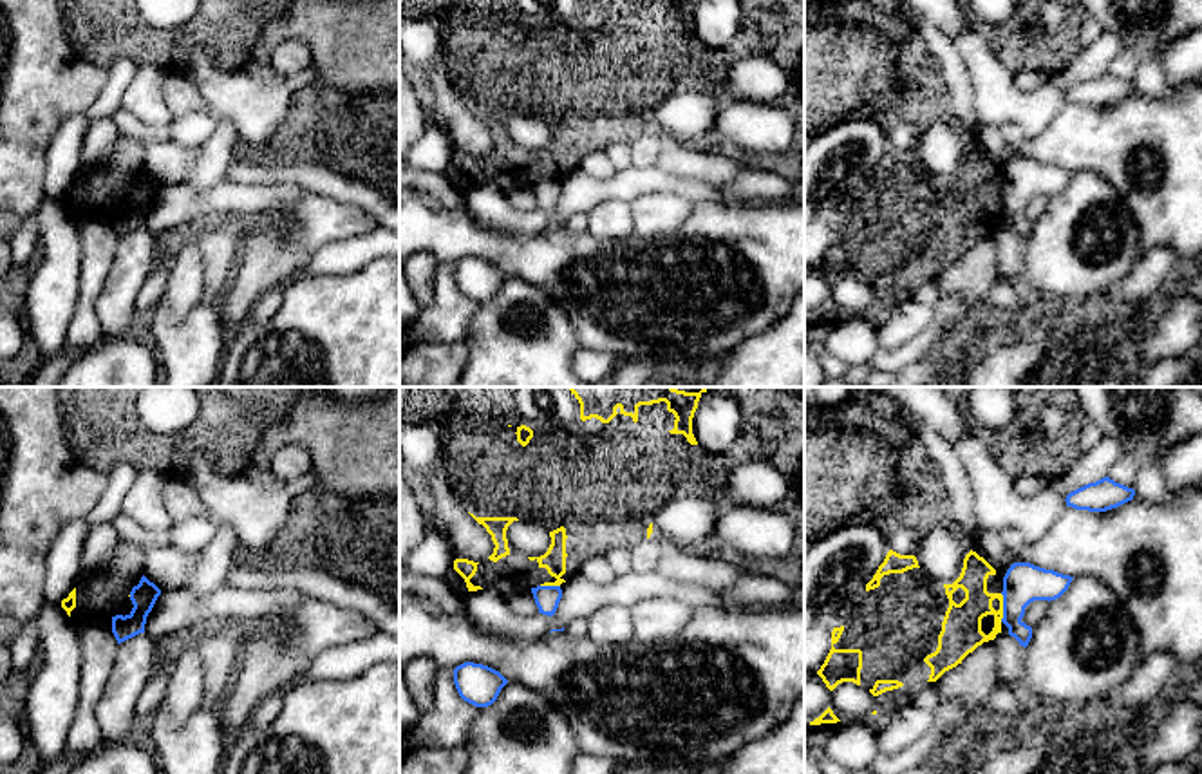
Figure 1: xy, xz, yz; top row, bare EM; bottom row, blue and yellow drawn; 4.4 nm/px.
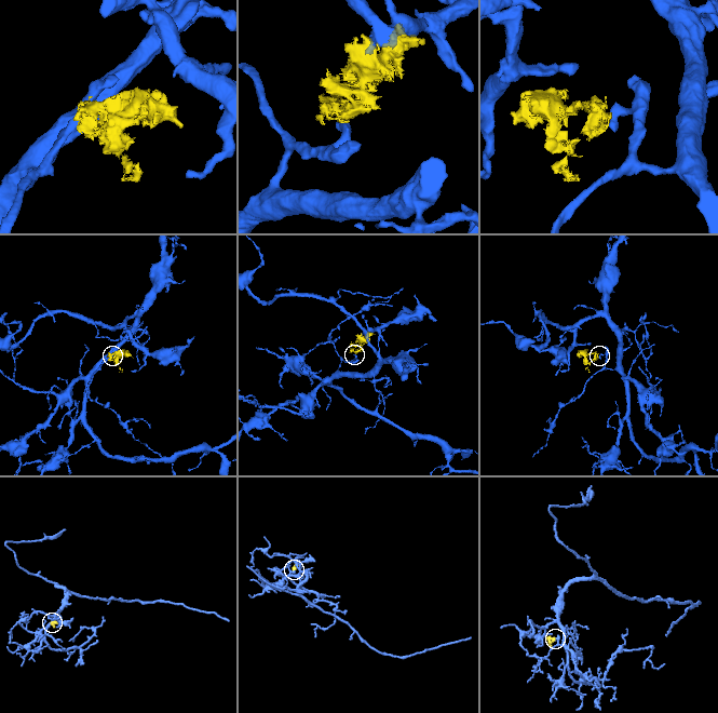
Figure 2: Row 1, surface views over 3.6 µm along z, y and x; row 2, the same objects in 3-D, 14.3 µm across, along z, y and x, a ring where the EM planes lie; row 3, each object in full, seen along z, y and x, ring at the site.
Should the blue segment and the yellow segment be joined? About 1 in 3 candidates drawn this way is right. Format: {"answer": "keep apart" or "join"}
{"answer": "keep apart"}

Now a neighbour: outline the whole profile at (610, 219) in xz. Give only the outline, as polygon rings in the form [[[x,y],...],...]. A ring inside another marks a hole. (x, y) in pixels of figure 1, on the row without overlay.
[[[607,199],[587,212],[587,231],[604,241],[622,241],[634,233],[627,201]]]

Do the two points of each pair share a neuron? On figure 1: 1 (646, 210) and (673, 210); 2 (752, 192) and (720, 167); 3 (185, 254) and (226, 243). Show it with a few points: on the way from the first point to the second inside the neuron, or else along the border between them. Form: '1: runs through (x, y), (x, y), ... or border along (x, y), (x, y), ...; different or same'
1: runs through (653, 210), (666, 210); same
2: border along (751, 167), (741, 170), (723, 188); different
3: border along (210, 221), (199, 241), (201, 292); different

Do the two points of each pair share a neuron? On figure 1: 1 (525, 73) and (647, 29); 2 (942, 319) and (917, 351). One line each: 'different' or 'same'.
1: same
2: same

